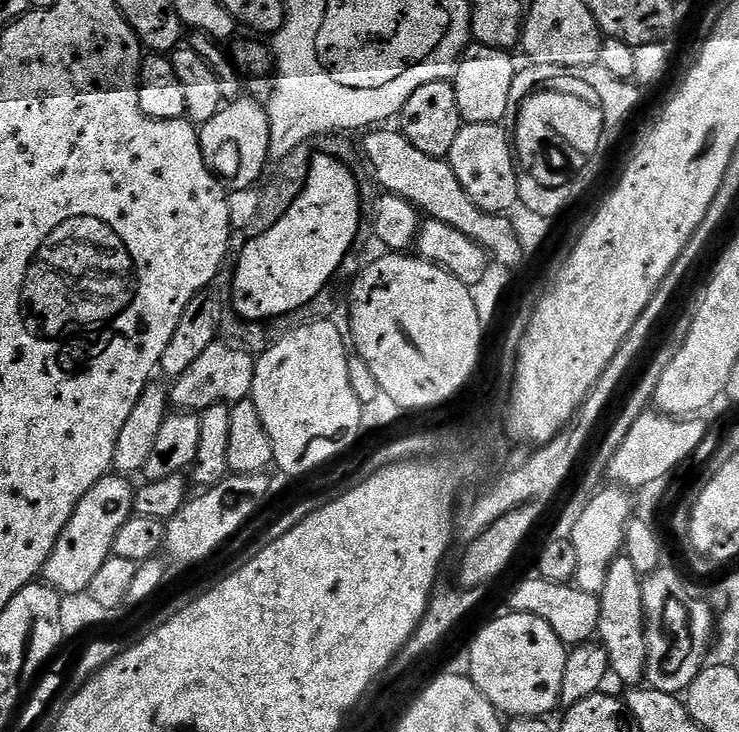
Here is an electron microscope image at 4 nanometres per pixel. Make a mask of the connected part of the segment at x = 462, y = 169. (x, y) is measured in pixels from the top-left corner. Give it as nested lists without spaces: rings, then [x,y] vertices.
[[[464,124],[458,138],[454,138],[454,146],[446,159],[451,164],[458,182],[462,182],[462,190],[466,190],[466,194],[482,210],[508,214],[513,211],[512,207],[520,204],[520,187],[516,177],[518,164],[514,159],[514,144],[510,139],[509,129],[507,132],[500,124]]]

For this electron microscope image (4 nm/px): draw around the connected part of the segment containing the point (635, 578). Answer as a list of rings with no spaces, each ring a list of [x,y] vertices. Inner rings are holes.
[[[627,554],[617,556],[606,574],[606,586],[598,593],[600,597],[599,643],[603,644],[608,655],[608,666],[613,677],[617,676],[627,686],[636,686],[644,680],[648,634],[644,623],[644,603],[642,573],[634,570]]]

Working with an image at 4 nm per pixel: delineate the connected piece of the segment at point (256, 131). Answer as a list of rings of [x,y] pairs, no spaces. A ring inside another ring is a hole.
[[[241,98],[225,103],[217,116],[203,124],[199,134],[204,161],[229,189],[251,189],[255,185],[252,183],[265,175],[264,167],[270,164],[270,122],[267,107],[259,99]]]

